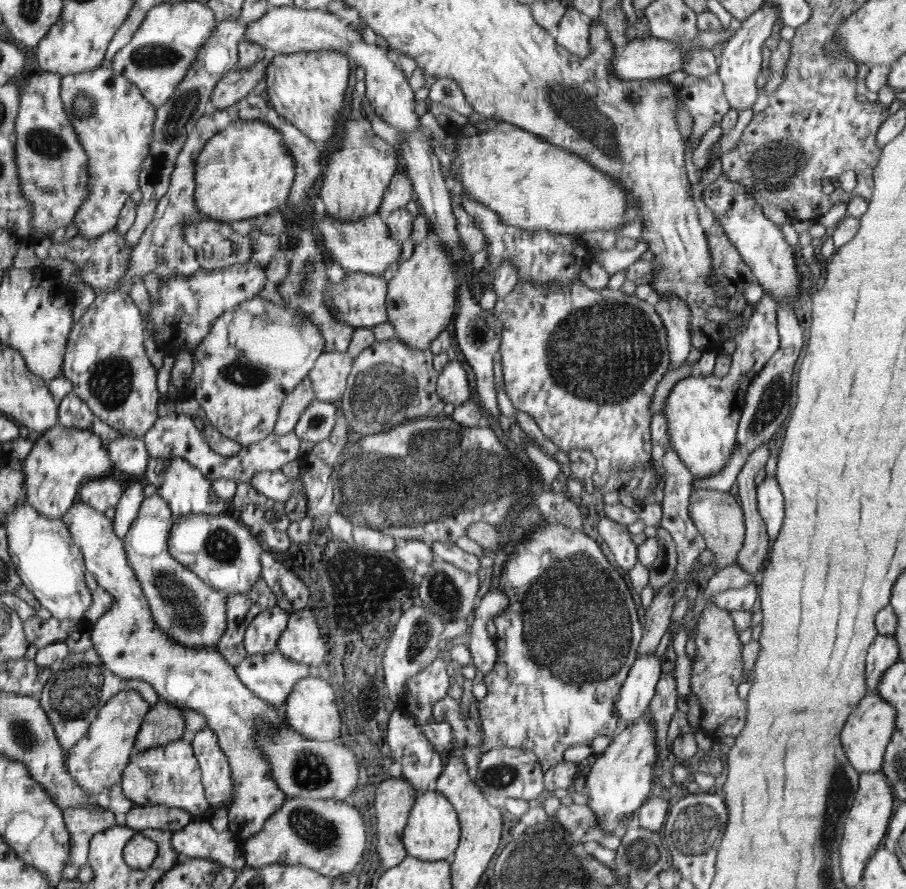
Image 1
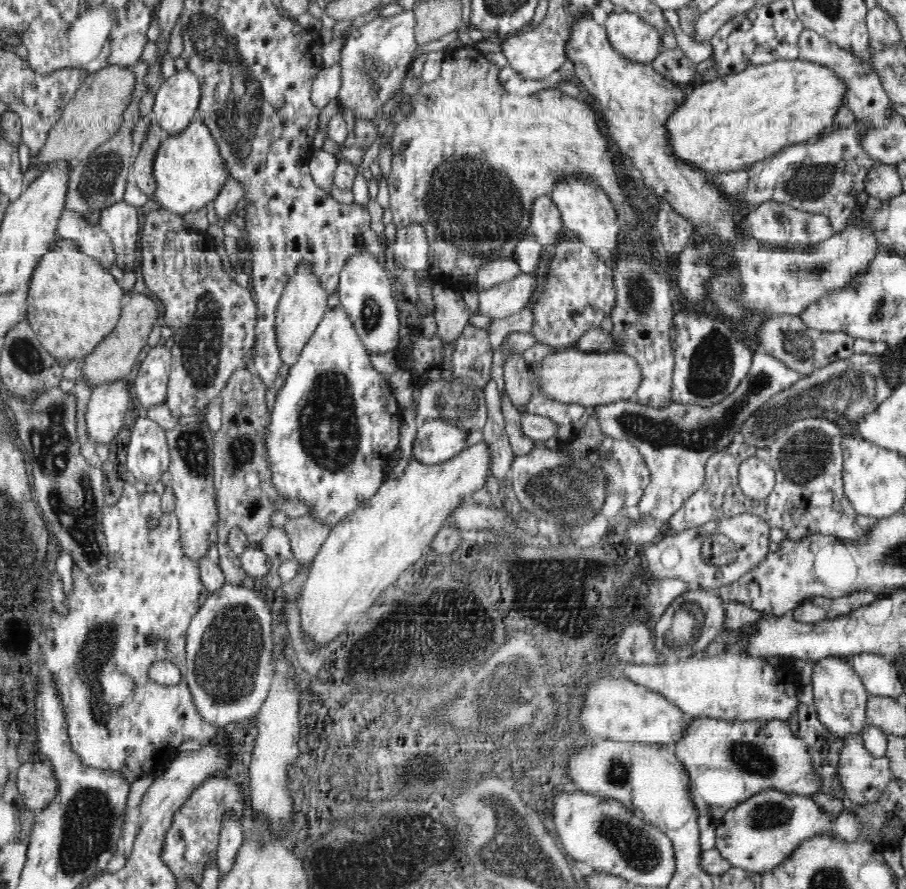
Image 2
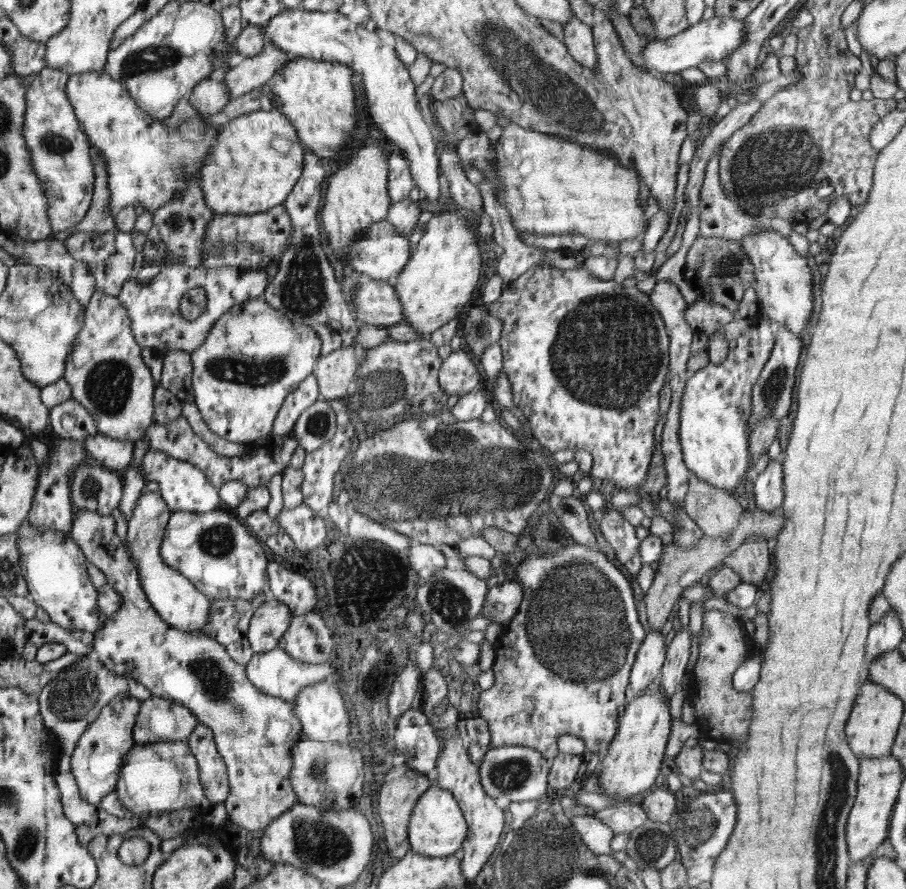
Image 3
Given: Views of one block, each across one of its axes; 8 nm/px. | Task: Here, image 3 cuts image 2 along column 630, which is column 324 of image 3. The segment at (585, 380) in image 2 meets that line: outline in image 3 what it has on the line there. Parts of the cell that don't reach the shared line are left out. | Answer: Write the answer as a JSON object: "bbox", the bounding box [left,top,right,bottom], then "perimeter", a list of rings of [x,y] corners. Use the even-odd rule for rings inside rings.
{"bbox":[313,347,358,401],"perimeter":[[[344,347],[320,357],[313,375],[318,382],[321,400],[332,401],[348,396],[348,386],[358,373],[358,358],[354,347]]]}

